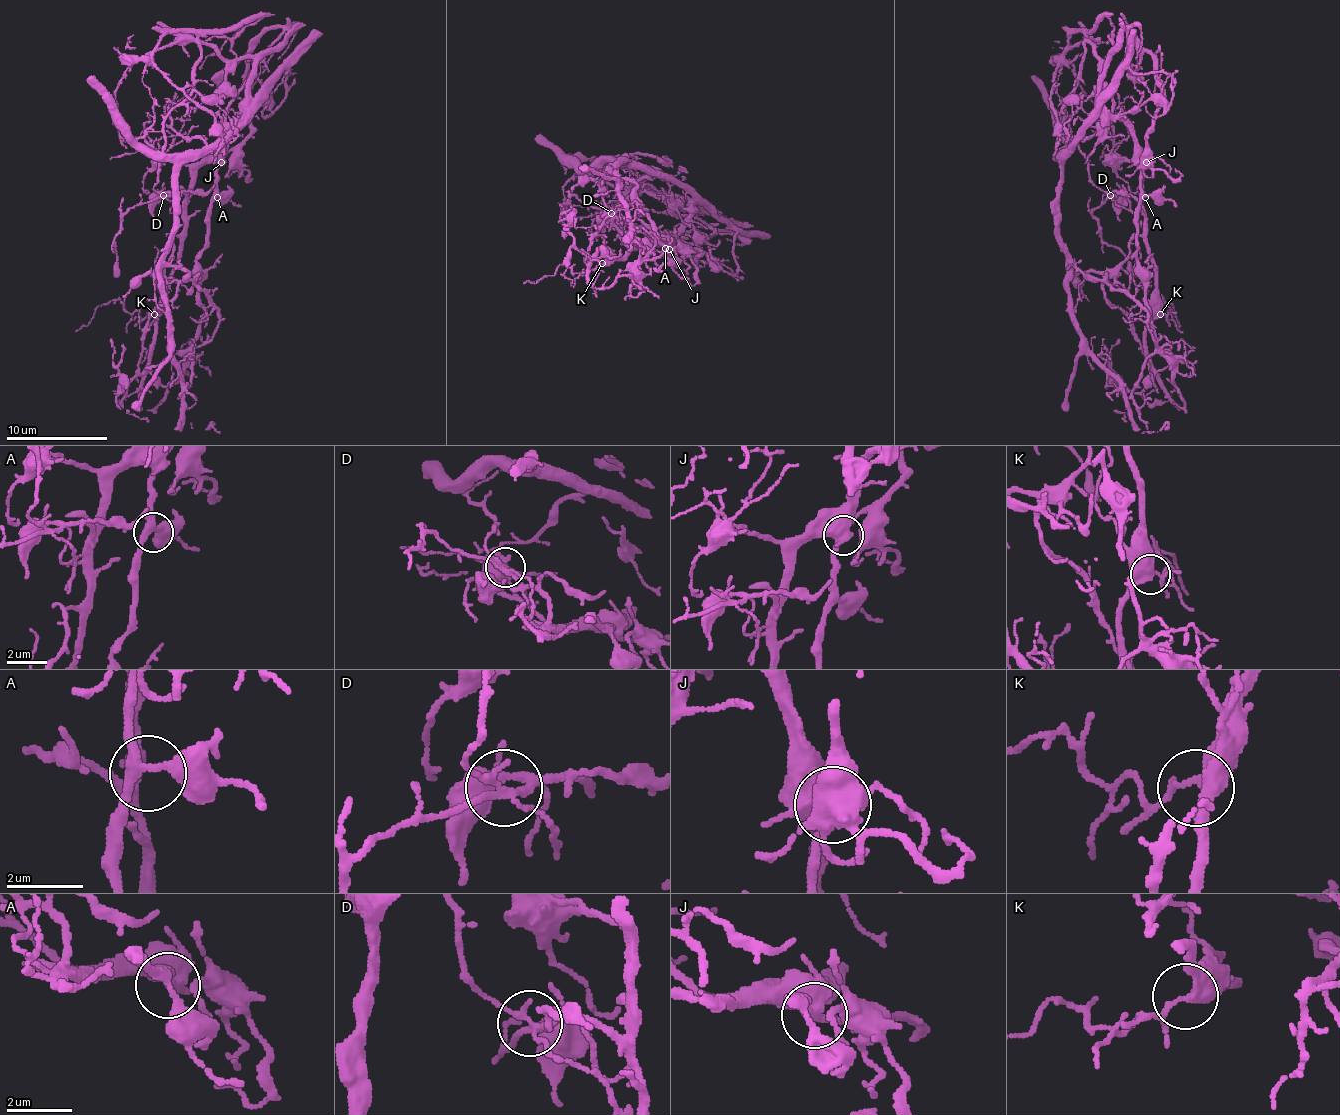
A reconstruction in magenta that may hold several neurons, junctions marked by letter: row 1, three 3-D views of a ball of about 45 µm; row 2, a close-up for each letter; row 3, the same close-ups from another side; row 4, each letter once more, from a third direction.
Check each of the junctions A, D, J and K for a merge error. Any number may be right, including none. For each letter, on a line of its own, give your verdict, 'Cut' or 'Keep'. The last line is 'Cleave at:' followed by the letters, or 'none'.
A: Keep
D: Cut
J: Cut
K: Keep
Cleave at: D, J

